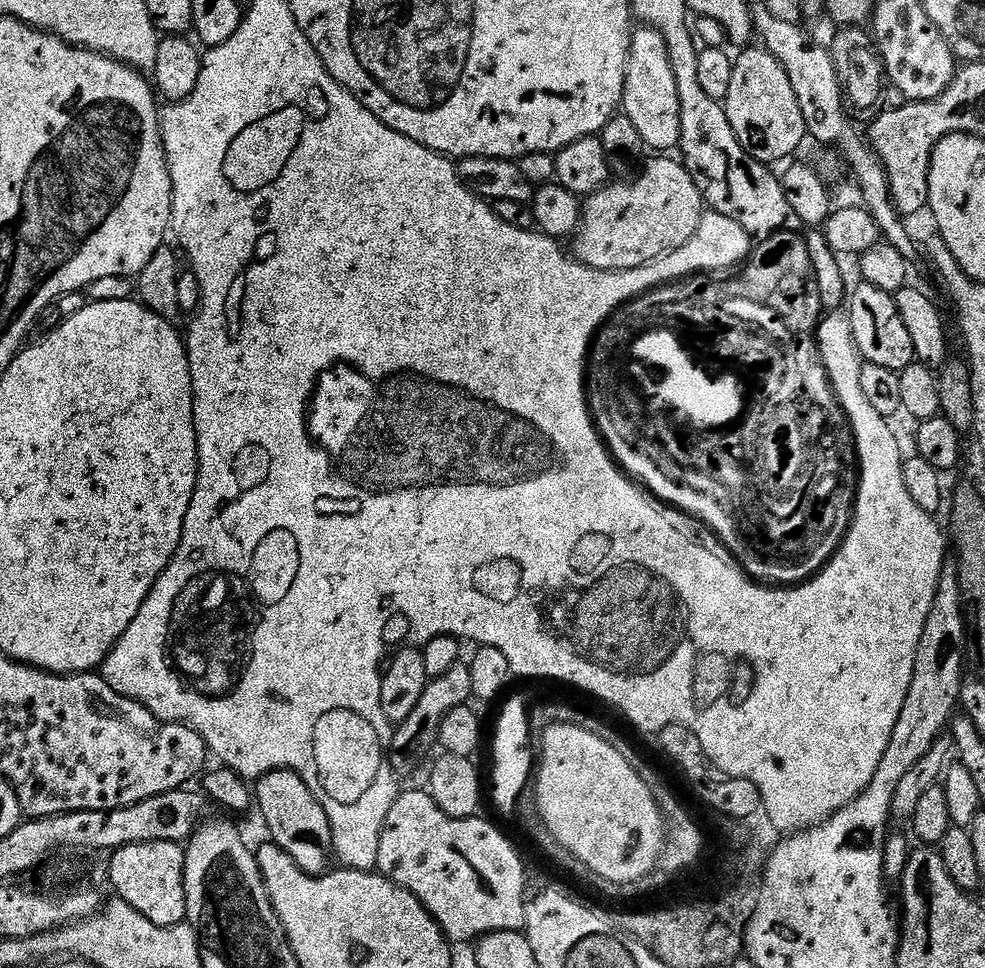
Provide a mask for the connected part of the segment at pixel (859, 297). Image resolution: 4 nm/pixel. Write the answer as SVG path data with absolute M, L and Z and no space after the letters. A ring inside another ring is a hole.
M863 282L857 284L856 289L854 287L851 289L850 299L846 304L846 309L848 308L846 322L852 327L856 349L859 350L861 357L869 364L886 366L886 370L891 372L903 372L904 369L914 363L916 355L914 354L914 342L910 342L910 334L906 331L906 322L902 322L902 318L898 314L895 295L886 290L878 290L878 286L873 284L865 284Z

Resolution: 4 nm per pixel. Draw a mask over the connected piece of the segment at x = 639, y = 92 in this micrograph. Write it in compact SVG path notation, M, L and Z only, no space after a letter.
M647 26L637 27L632 34L632 52L628 55L622 112L633 122L634 129L638 130L645 149L653 148L651 151L656 154L668 154L679 149L680 107L670 54L662 34Z

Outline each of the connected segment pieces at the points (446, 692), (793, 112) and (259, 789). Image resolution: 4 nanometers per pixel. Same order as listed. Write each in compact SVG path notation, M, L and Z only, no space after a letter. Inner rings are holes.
M461 662L454 666L454 670L446 670L446 674L431 677L426 690L422 690L422 698L418 702L418 706L414 706L414 710L410 713L410 718L406 718L406 722L395 725L386 757L391 771L400 778L410 775L427 758L428 751L432 747L434 749L437 747L442 718L446 718L446 714L450 714L450 710L465 707L472 699L470 670L467 663Z
M748 46L734 60L734 74L730 77L730 94L726 94L723 106L738 142L758 162L776 166L779 160L787 161L800 148L808 136L808 127L802 118L802 106L790 86L790 78L784 67L767 48Z
M283 768L277 772L266 774L260 780L255 781L254 804L257 809L260 807L260 816L264 819L269 834L272 835L269 836L271 843L286 850L286 854L290 854L290 858L302 871L308 876L322 876L329 871L328 859L331 861L334 856L330 818L326 814L326 810L322 810L322 806L314 798L310 786L306 786L306 782L297 772L289 772L288 769Z

